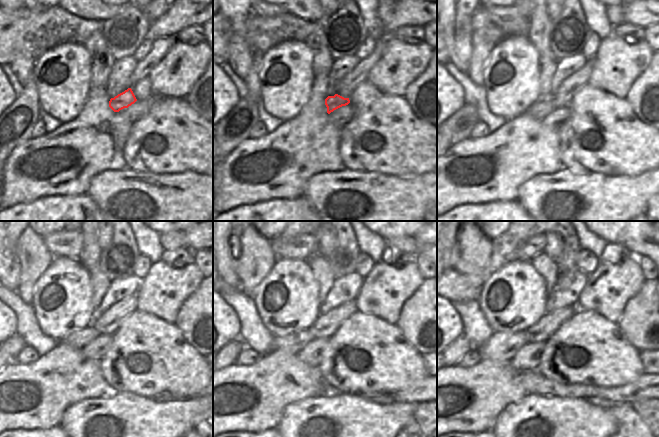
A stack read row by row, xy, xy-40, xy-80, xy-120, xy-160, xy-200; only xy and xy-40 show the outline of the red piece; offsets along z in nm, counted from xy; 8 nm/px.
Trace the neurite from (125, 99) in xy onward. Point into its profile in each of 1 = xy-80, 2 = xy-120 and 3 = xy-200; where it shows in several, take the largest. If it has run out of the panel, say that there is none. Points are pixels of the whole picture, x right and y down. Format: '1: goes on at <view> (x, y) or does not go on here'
1: goes on at xy-80 (544, 105)
2: goes on at xy-120 (80, 338)
3: goes on at xy-200 (502, 346)

